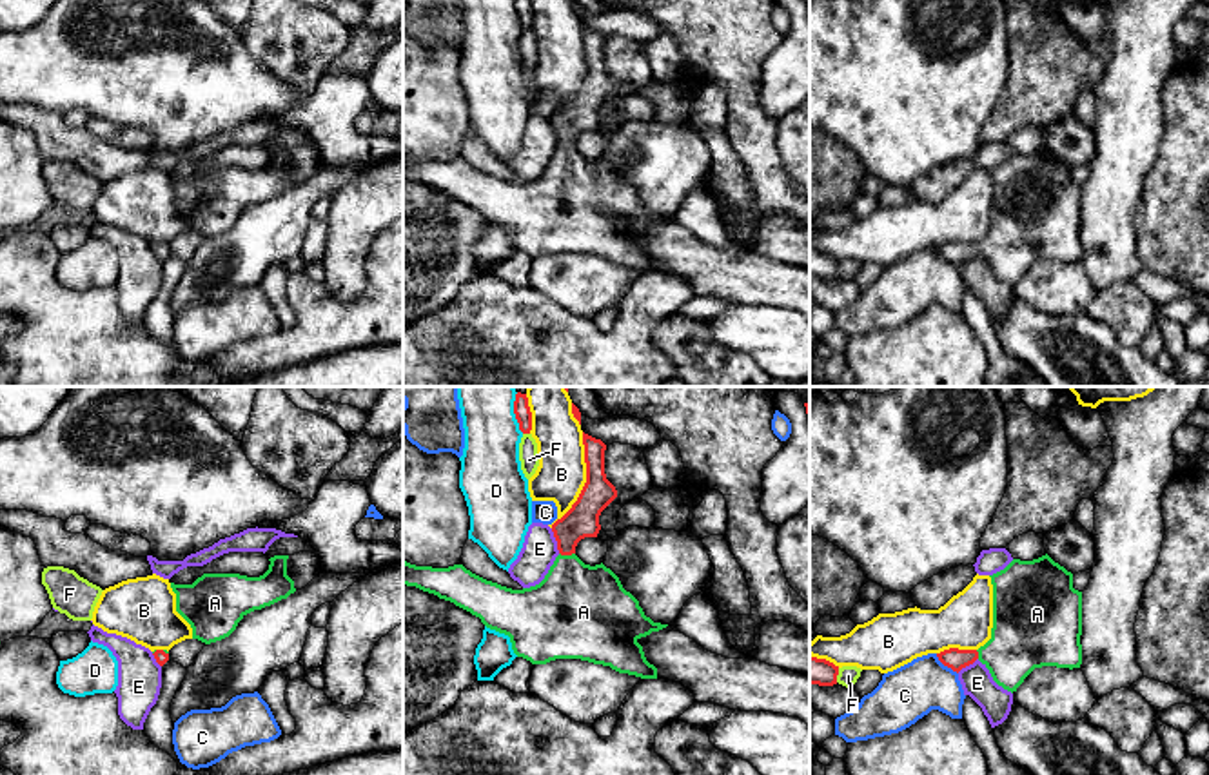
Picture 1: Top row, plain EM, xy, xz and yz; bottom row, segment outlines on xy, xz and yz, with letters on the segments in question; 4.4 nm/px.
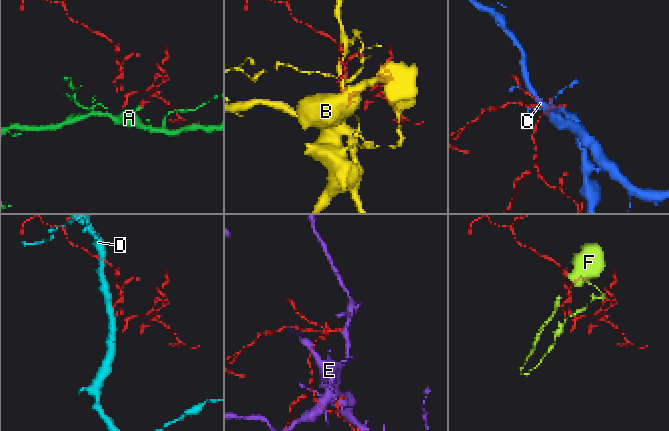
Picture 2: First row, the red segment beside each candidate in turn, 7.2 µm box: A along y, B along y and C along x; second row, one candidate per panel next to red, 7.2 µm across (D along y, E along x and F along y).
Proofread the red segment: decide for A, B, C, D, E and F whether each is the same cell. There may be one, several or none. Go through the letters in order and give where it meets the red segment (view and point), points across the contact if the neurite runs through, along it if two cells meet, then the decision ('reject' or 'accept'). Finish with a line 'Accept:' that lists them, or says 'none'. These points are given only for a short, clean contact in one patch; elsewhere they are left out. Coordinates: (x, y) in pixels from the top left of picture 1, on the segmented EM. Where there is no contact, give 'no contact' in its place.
A: contact xz (567, 554); way xz (581, 519), (567, 534), (567, 554), (578, 608); accept
B: contact xz (587, 480); reject
C: contact yz (946, 665); reject
D: contact xz (514, 412); border xz (516, 392), (514, 418), (523, 432); reject
E: contact xz (556, 539); reject
F: contact xz (527, 432); reject
Accept: A

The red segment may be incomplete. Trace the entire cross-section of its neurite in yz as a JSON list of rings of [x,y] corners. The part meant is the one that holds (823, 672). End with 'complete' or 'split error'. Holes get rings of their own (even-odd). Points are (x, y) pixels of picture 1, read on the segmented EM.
[[[810,655],[810,684],[833,686],[837,684],[839,666],[826,659]]] | complete

